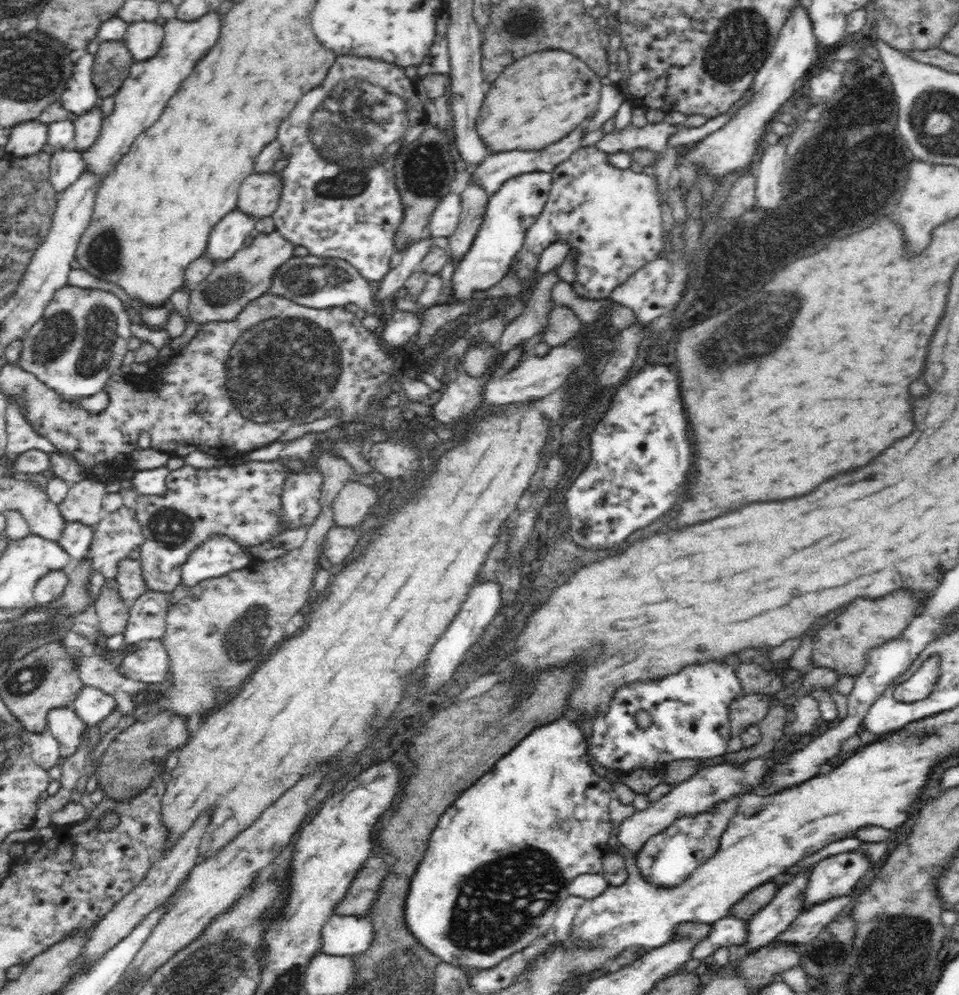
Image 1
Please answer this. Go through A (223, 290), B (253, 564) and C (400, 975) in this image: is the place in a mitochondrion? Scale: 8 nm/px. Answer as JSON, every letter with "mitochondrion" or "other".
{"A":"mitochondrion","B":"other","C":"mitochondrion"}

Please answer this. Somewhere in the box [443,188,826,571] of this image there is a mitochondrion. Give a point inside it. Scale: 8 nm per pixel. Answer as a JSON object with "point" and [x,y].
{"point":[761,325]}

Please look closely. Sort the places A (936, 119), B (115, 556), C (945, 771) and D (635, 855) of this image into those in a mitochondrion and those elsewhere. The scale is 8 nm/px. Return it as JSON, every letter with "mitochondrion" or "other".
{"A":"mitochondrion","B":"other","C":"other","D":"other"}

